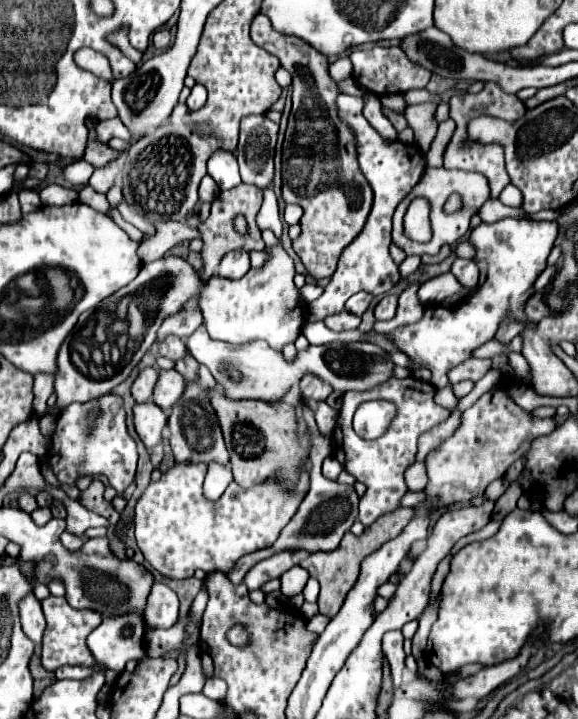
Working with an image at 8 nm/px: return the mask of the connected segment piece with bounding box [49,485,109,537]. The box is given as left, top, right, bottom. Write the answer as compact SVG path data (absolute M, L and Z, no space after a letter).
M49 485L49 493L53 495L53 499L59 499L59 501L65 503L65 507L67 507L67 531L69 531L71 535L83 537L83 533L85 533L89 527L99 527L99 525L109 527L109 521L107 521L105 517L93 515L91 511L79 507L79 503L73 501L73 499L69 499L63 491L59 491L59 489L55 489L55 487Z

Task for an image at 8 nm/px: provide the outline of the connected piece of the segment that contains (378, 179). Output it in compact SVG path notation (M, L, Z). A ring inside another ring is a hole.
M339 95L337 99L341 119L349 123L349 127L357 135L357 153L359 153L359 165L361 171L365 173L371 189L373 189L373 207L369 213L369 219L363 227L363 231L349 243L341 257L339 257L339 267L333 273L329 285L323 289L321 297L315 301L307 303L305 309L305 325L323 321L327 315L343 311L345 299L359 291L367 291L371 295L381 295L387 293L397 281L399 281L399 267L393 263L389 255L389 243L391 243L391 217L397 205L409 195L409 191L419 183L423 171L425 171L425 159L423 153L415 145L407 145L401 141L385 141L377 131L365 121L363 117L363 105L365 101L361 97L351 97L351 95Z

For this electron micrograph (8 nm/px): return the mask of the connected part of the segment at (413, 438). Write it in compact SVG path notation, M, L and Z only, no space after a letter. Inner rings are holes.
M415 377L389 379L389 381L373 387L371 391L343 393L337 427L333 429L333 437L331 437L331 449L333 449L333 455L339 459L339 463L351 475L355 475L357 481L367 485L367 491L359 501L359 521L363 525L369 525L369 523L373 523L373 519L377 519L389 511L395 511L399 507L401 497L407 493L403 473L411 463L415 463L419 435L449 417L449 411L443 409L441 405L437 405L433 395L435 395L435 387L431 383L419 381ZM371 399L379 399L379 401L385 399L385 401L391 401L393 405L397 405L397 417L391 421L389 431L383 437L373 439L373 441L363 441L359 435L355 435L355 431L351 427L351 419L353 419L355 407L359 403L365 403Z

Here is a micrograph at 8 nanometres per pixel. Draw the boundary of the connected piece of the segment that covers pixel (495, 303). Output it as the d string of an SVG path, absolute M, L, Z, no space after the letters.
M501 219L495 223L481 223L475 229L471 229L469 233L469 243L475 247L475 255L473 261L479 267L479 285L475 287L475 291L471 295L467 295L461 303L453 305L451 309L443 307L443 305L425 305L425 315L421 317L421 321L413 323L413 325L401 325L393 331L387 333L387 339L409 357L411 367L409 373L413 375L413 371L417 369L429 369L431 371L431 383L437 389L443 389L449 385L447 373L457 367L459 363L467 361L473 351L477 347L481 347L483 343L491 341L497 327L505 321L505 319L525 319L525 303L527 299L535 293L533 283L535 279L543 273L543 269L547 267L547 257L551 253L551 247L555 243L559 235L559 223L557 221L527 221L527 219Z

